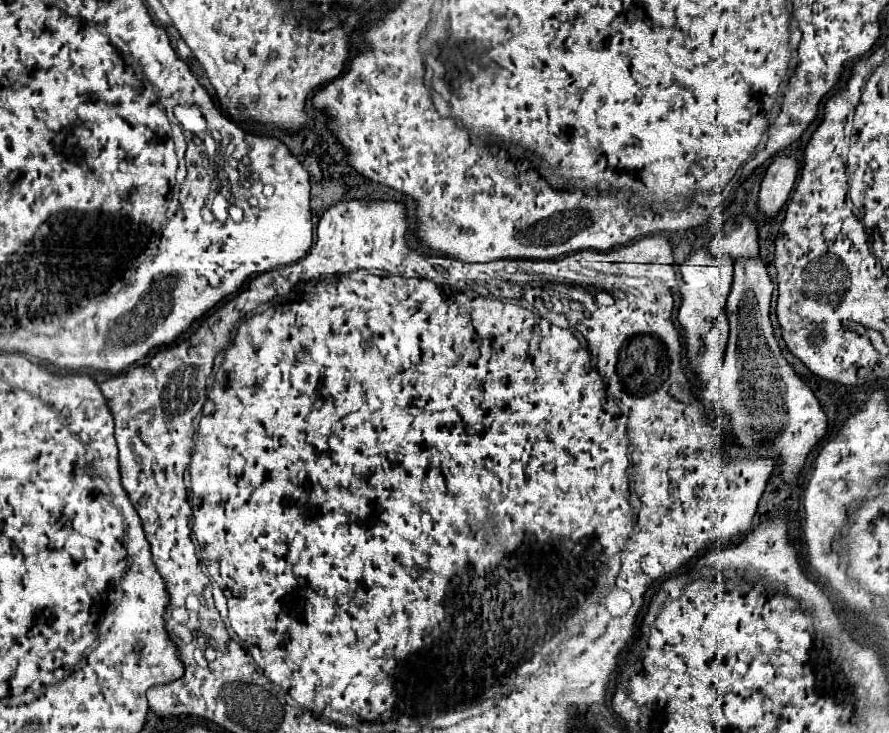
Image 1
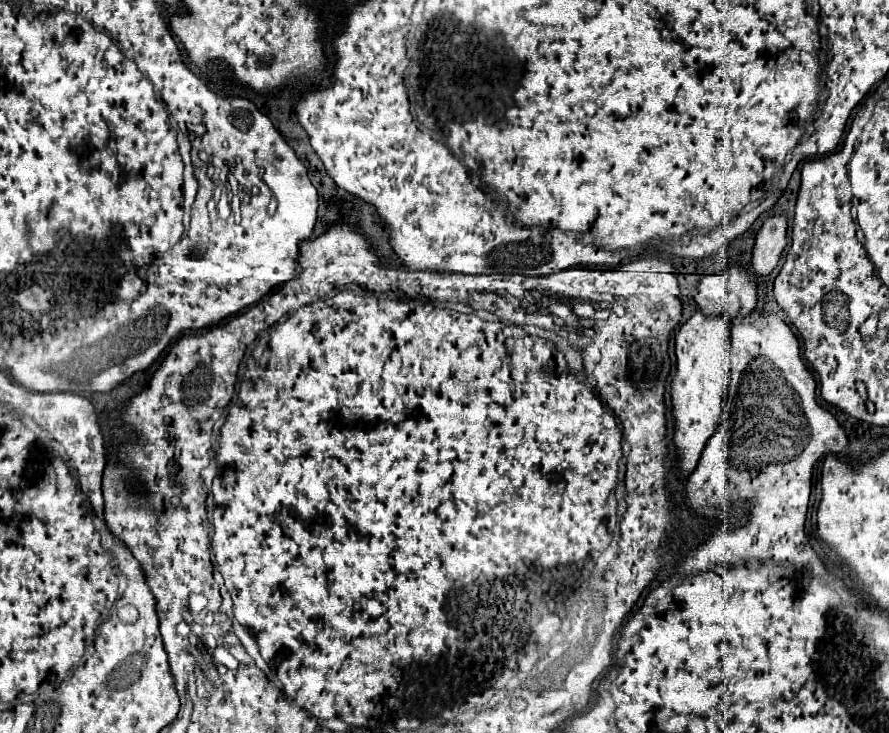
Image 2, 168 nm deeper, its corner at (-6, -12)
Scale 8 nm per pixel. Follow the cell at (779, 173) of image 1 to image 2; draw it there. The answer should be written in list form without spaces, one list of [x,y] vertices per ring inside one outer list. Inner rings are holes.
[[[772,215],[760,229],[752,253],[752,271],[758,277],[766,277],[778,265],[786,247],[786,217]]]

